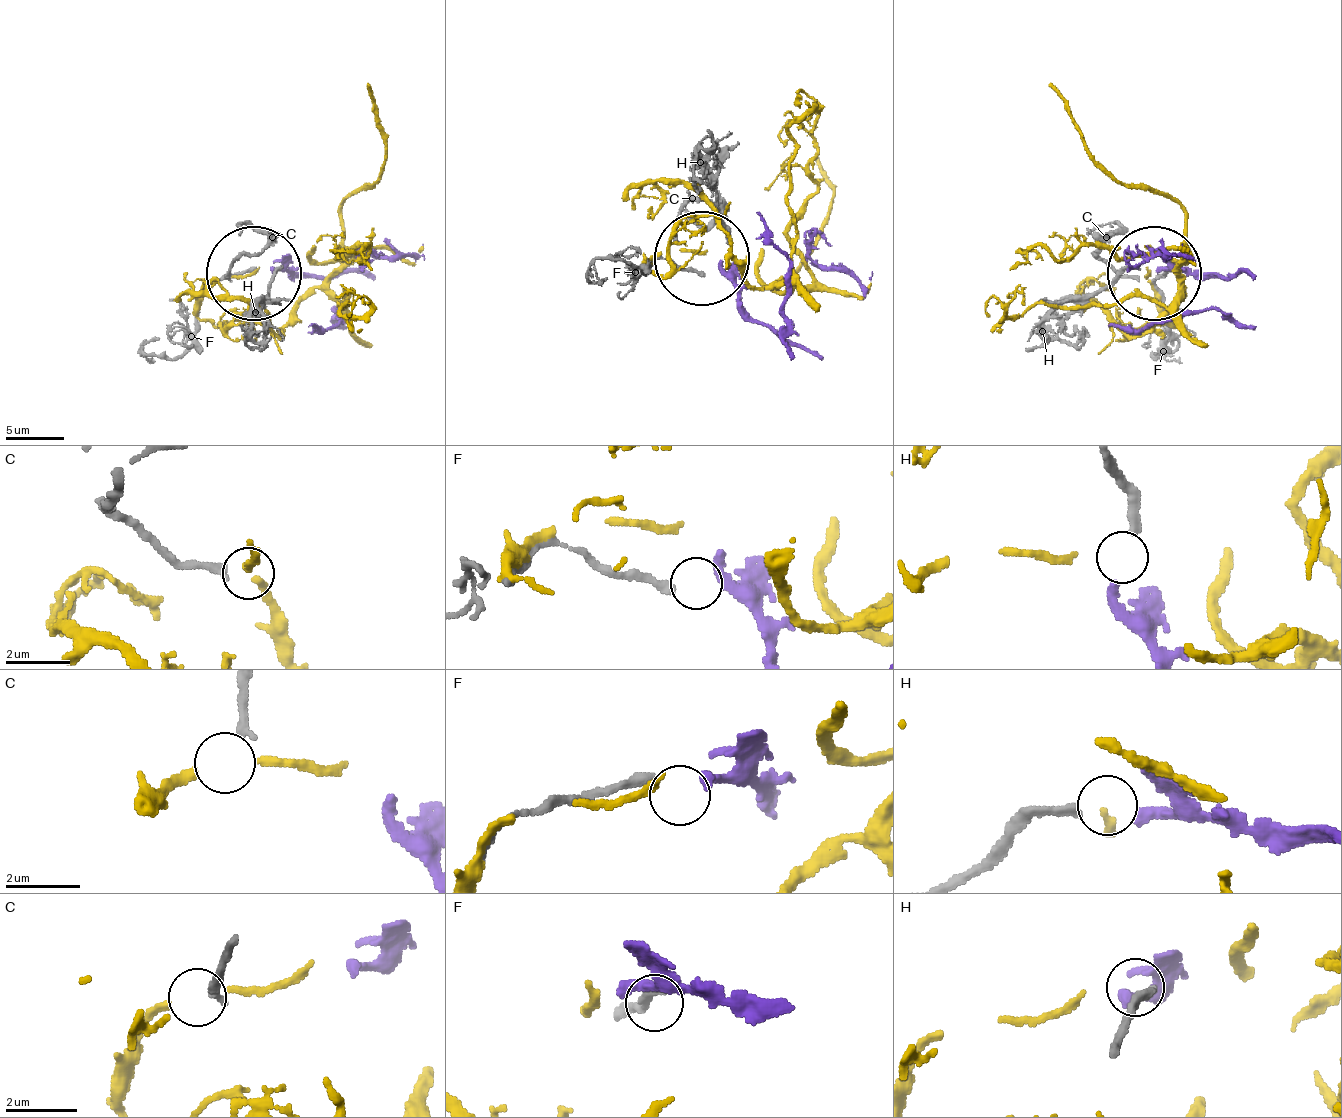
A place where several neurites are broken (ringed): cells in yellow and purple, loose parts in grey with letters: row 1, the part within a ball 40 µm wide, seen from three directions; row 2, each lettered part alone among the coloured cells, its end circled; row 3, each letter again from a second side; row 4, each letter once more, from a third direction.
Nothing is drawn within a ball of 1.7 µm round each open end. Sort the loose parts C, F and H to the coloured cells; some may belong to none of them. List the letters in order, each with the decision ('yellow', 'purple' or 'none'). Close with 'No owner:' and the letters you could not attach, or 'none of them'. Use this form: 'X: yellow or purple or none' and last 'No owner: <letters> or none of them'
C: none
F: none
H: purple
No owner: C, F

